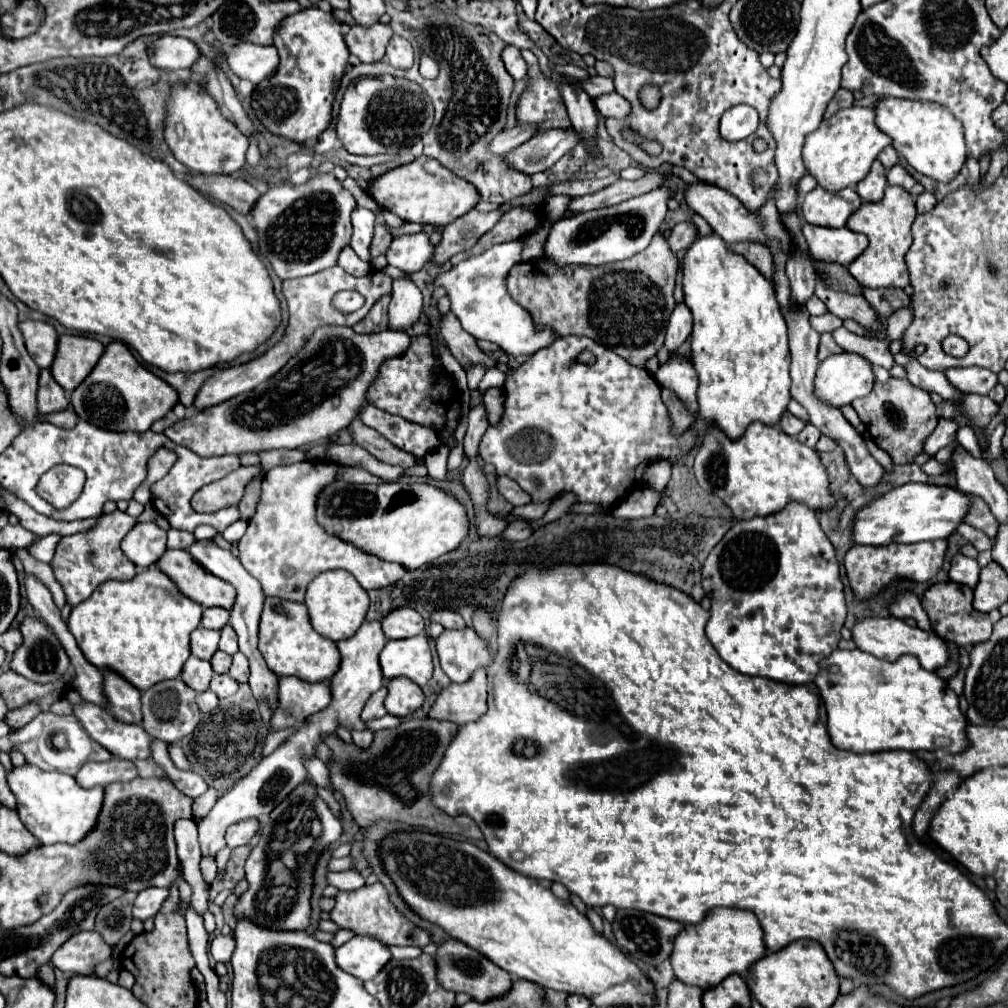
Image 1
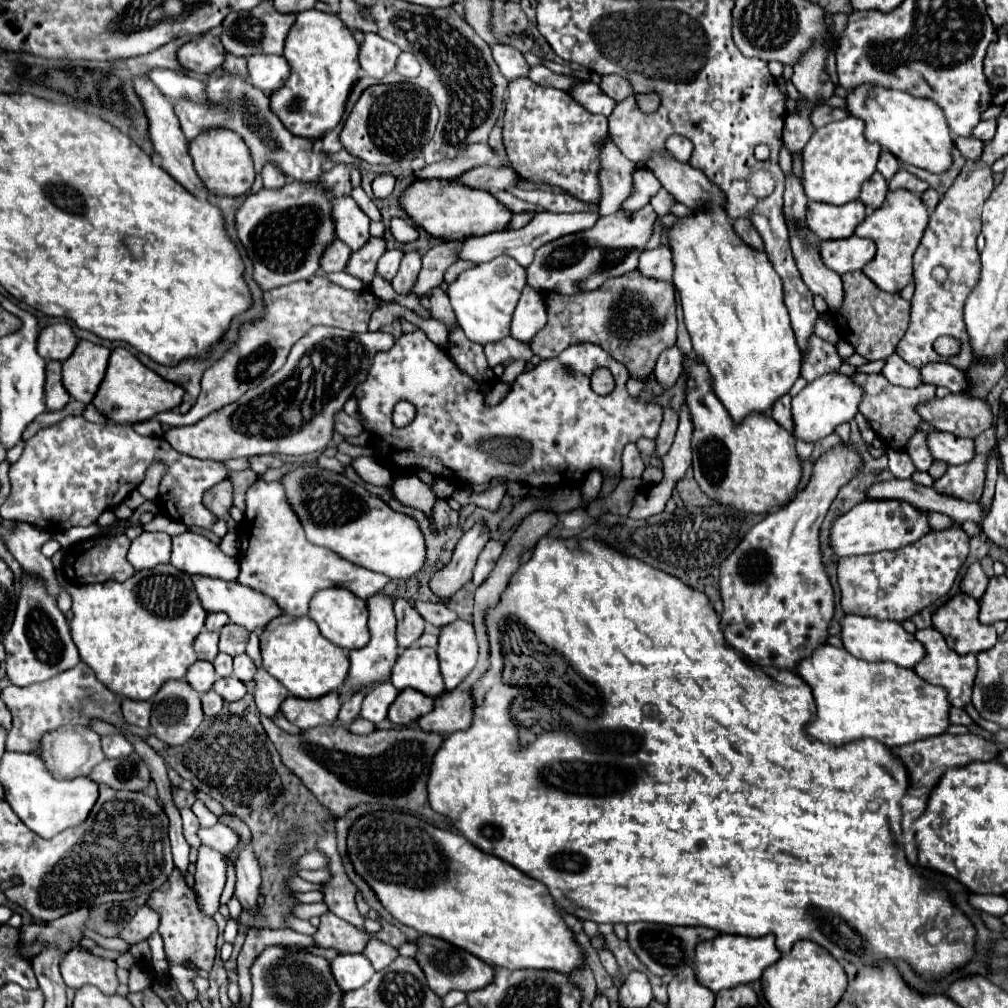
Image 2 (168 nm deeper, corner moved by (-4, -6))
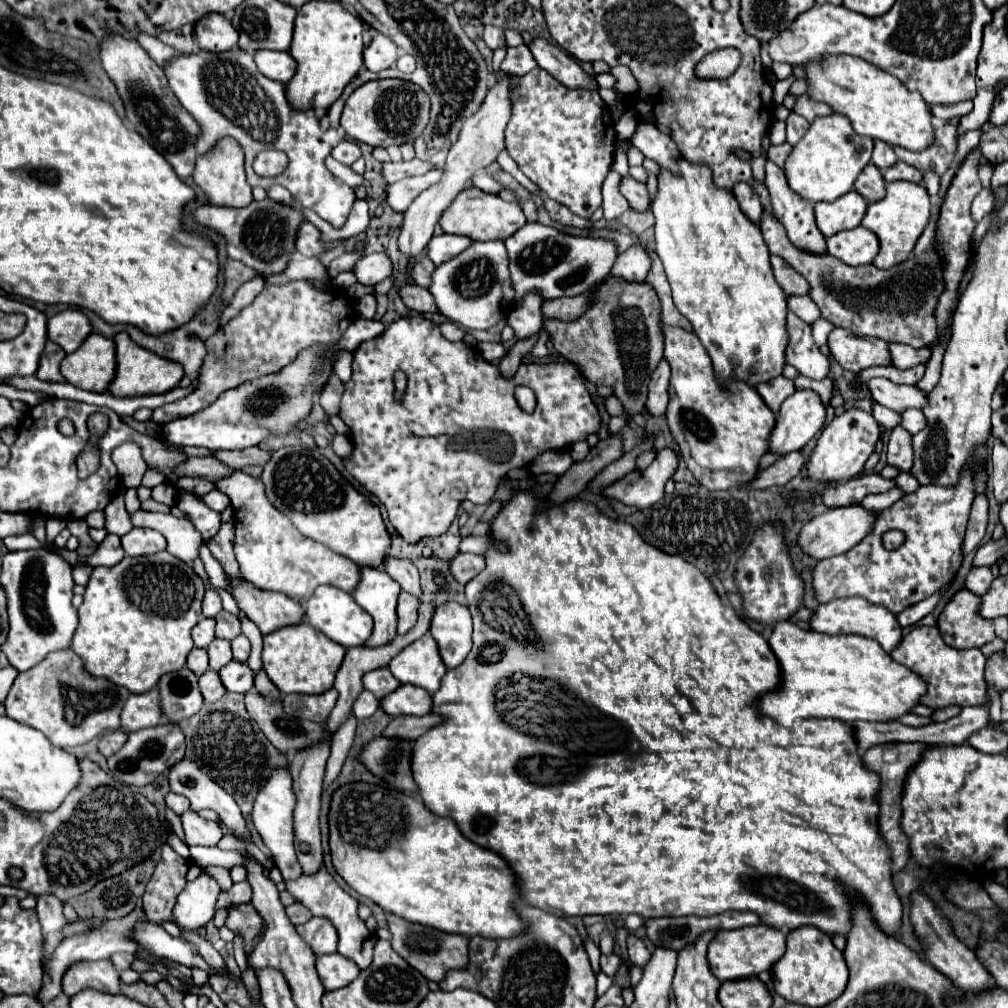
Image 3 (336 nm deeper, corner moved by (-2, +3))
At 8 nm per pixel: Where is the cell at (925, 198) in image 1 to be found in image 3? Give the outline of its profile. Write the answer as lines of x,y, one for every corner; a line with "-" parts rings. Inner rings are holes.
932,171
924,173
924,187
926,187
926,191
928,191
930,197
936,197
938,191
940,191
940,177
934,175

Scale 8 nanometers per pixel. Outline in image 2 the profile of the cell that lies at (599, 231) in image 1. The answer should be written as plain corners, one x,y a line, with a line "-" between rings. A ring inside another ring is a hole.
644,206
642,210
638,212
616,212
616,214
610,214
610,216
604,216
596,222
594,228
590,230
582,230
582,232
574,232
574,234
568,234
568,236
562,236
560,240
552,240
544,246
540,246
536,250
536,256
532,260
532,264
526,268
526,282
528,286
532,286
534,290
538,292
558,292
562,296
572,296
576,292
590,292
590,290
596,290
600,288
608,278
616,278
616,276
624,276
626,272
632,272
636,270
636,262
638,262
638,256
644,252
650,236
652,236
652,228
654,228
654,222
656,222
656,212
652,210
652,206
-
610,252
622,252
622,258
616,258
612,256
610,258

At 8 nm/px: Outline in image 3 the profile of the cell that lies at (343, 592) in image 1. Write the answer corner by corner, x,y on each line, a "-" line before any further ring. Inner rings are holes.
320,585
314,595
304,605
306,617
310,625
318,627
324,635
328,635
332,641
344,645
344,647
356,647
364,645
368,637
372,635
372,617
354,601
354,597
338,587
332,585

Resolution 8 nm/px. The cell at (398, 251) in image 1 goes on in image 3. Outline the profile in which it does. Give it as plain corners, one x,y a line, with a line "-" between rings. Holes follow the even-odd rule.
370,253
354,267
354,275
364,285
376,285
392,275
392,259
386,253

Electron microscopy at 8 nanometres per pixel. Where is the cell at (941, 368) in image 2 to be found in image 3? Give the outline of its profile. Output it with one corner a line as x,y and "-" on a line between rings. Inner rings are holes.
892,343
890,345
892,349
892,359
894,359
894,367
898,369
910,369
910,367
916,367
920,363
928,363
930,361
930,355
932,351
928,347
922,347
922,349
914,349
910,345
898,345
898,343

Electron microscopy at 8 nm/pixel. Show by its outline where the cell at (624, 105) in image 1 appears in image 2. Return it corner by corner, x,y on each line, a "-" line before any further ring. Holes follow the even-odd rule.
576,82
570,90
570,96
584,106
588,112
592,114
604,114
610,116
614,110
614,100
610,96
606,96
598,84
594,82

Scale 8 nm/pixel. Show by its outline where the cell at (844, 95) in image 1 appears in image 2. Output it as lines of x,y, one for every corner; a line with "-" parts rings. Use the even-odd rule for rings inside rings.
822,104
822,106
818,106
818,108
812,110
810,122
812,122
814,128
822,128
822,126
826,126
826,124
830,124
830,122
844,120
846,116
848,116
846,110
842,110
842,108
832,108
832,106

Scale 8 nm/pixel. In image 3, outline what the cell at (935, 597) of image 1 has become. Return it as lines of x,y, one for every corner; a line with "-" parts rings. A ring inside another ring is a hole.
960,589
938,617
938,629
944,639
954,649
982,647
990,643
994,635
994,623
980,617
980,597
968,589

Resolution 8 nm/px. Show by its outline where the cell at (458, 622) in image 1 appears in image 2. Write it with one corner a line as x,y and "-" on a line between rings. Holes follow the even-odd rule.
414,602
414,608
418,610
418,614
432,626
442,628
444,624
454,622
458,616
456,612
448,610
448,606
440,604
440,602

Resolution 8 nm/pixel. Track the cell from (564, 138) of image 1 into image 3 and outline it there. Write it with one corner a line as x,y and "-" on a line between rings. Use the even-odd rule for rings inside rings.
432,169
428,171
426,175
422,177
408,177
408,179
402,179
394,185
388,187
388,205
394,209
394,211
400,211
404,213
408,209
408,205
424,191
428,189
430,185
438,183
438,179
442,179
442,169

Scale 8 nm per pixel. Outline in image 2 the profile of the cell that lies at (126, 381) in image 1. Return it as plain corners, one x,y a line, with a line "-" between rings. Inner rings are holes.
116,348
116,350
112,350
108,370
106,370
106,376
94,398
94,404
102,414
108,416
108,420
112,420
116,424
124,424
124,422
136,424
136,422
154,418
158,412
174,410
176,406
180,406
182,396
184,396
184,388
180,388
178,384
170,384
156,372
148,370
126,348

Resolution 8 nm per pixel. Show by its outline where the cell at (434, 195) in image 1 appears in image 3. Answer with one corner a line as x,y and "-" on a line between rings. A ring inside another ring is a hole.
468,187
460,193
460,199
454,199
446,213
440,217
440,227
444,233
454,235
468,235
476,241
492,241
492,239
506,239
518,227
526,223
526,217
518,205
518,201
504,201
498,195
490,195
480,191
478,187

